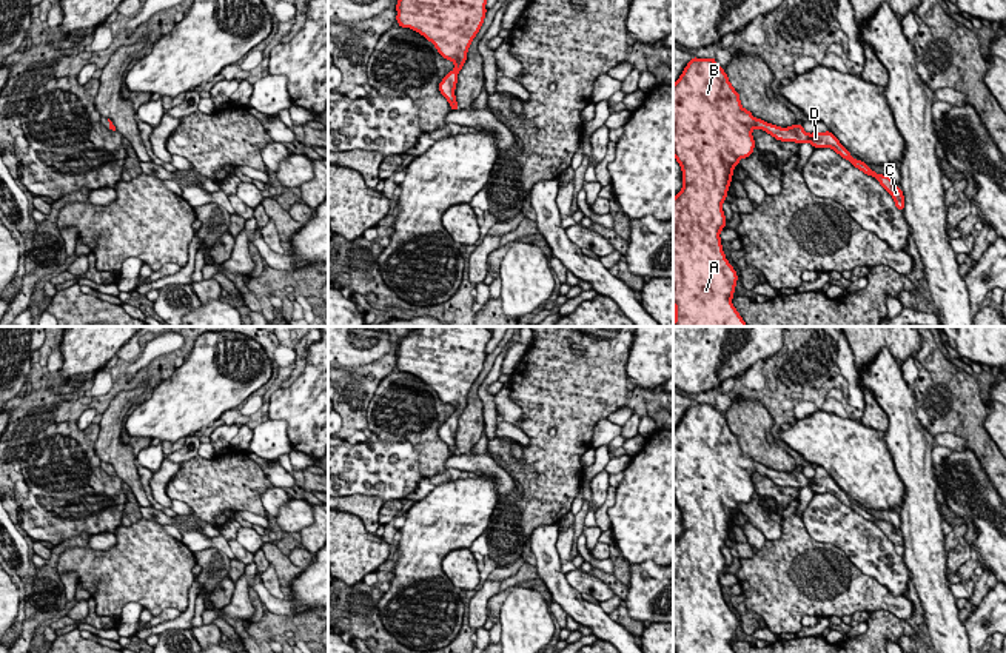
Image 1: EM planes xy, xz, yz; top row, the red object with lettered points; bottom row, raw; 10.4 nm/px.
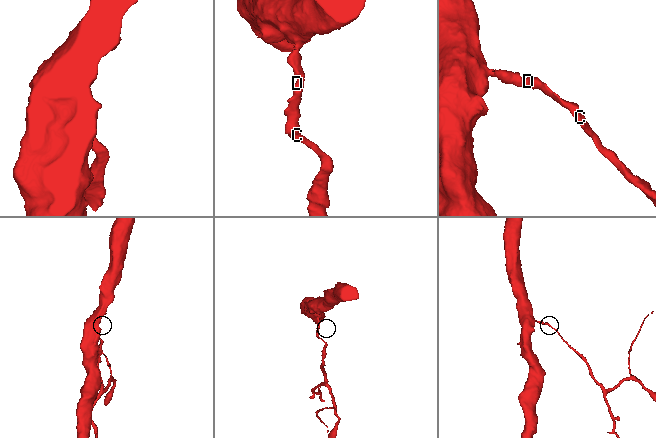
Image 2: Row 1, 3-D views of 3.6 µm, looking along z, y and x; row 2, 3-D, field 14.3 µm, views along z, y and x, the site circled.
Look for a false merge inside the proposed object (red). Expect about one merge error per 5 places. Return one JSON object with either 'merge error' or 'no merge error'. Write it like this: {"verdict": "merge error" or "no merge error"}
{"verdict": "no merge error"}

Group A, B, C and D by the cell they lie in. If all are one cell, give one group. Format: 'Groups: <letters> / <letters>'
Groups: A B C D

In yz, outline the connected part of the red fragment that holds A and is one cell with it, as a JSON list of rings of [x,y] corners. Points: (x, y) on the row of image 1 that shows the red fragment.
[[[692,57],[673,85],[673,157],[682,169],[682,189],[673,197],[673,326],[747,326],[732,305],[738,276],[724,256],[719,233],[726,228],[721,203],[726,202],[733,168],[741,159],[750,157],[755,148],[753,128],[769,132],[776,140],[832,148],[860,171],[874,176],[894,197],[898,211],[904,209],[903,191],[894,180],[855,160],[830,131],[807,134],[801,123],[780,128],[755,119],[741,106],[739,94],[713,57]]]

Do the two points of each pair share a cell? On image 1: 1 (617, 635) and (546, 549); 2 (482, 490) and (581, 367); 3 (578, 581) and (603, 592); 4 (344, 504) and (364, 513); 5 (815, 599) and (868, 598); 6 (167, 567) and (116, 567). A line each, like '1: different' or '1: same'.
1: same
2: different
3: same
4: same
5: same
6: same

